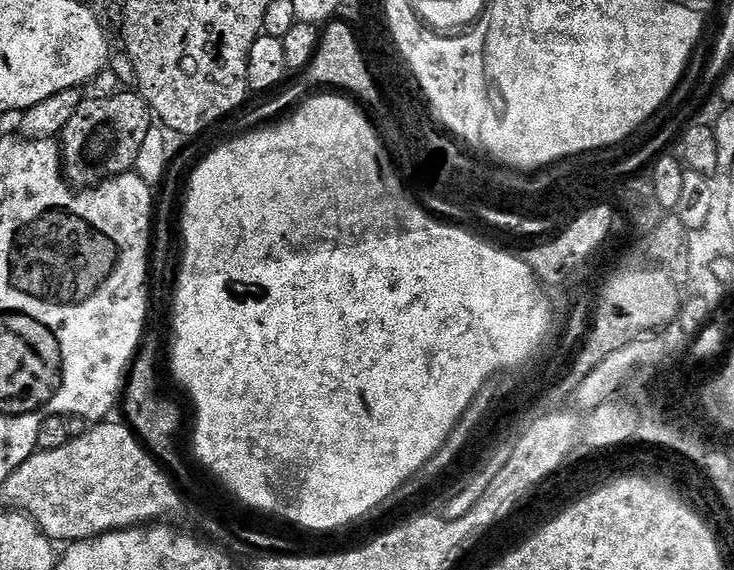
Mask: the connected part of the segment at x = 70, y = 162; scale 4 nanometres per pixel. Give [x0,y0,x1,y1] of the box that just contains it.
[60,90,154,188]

